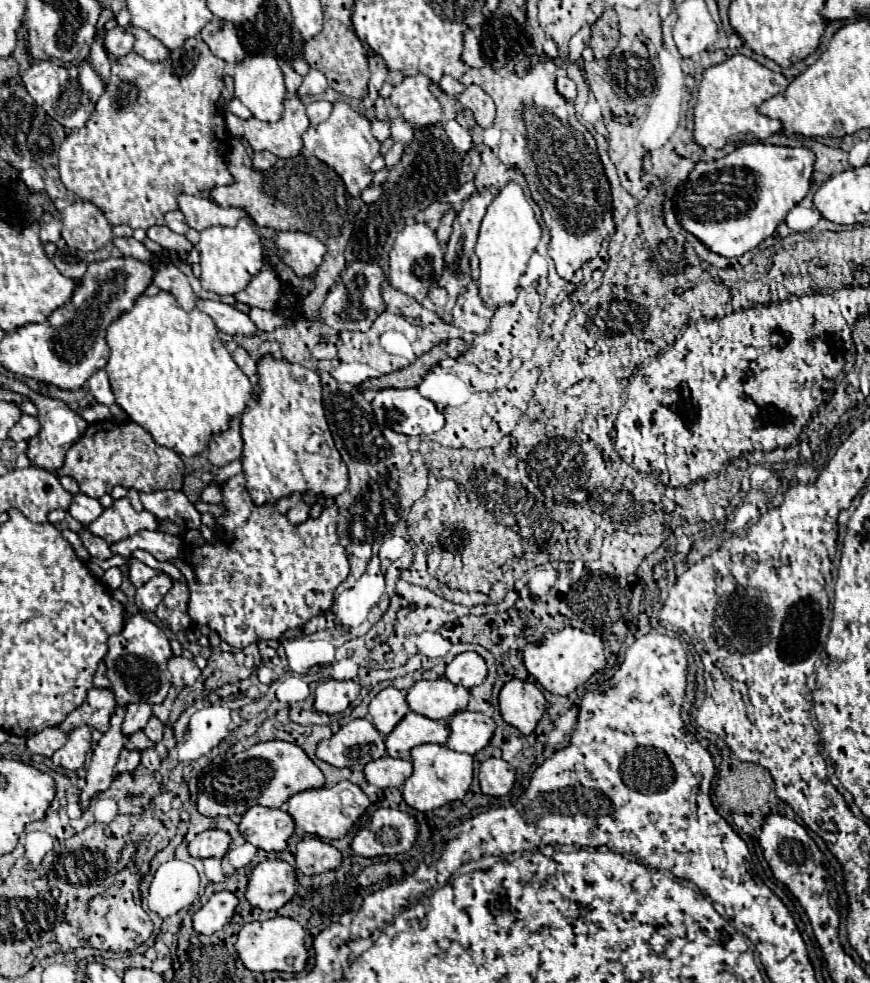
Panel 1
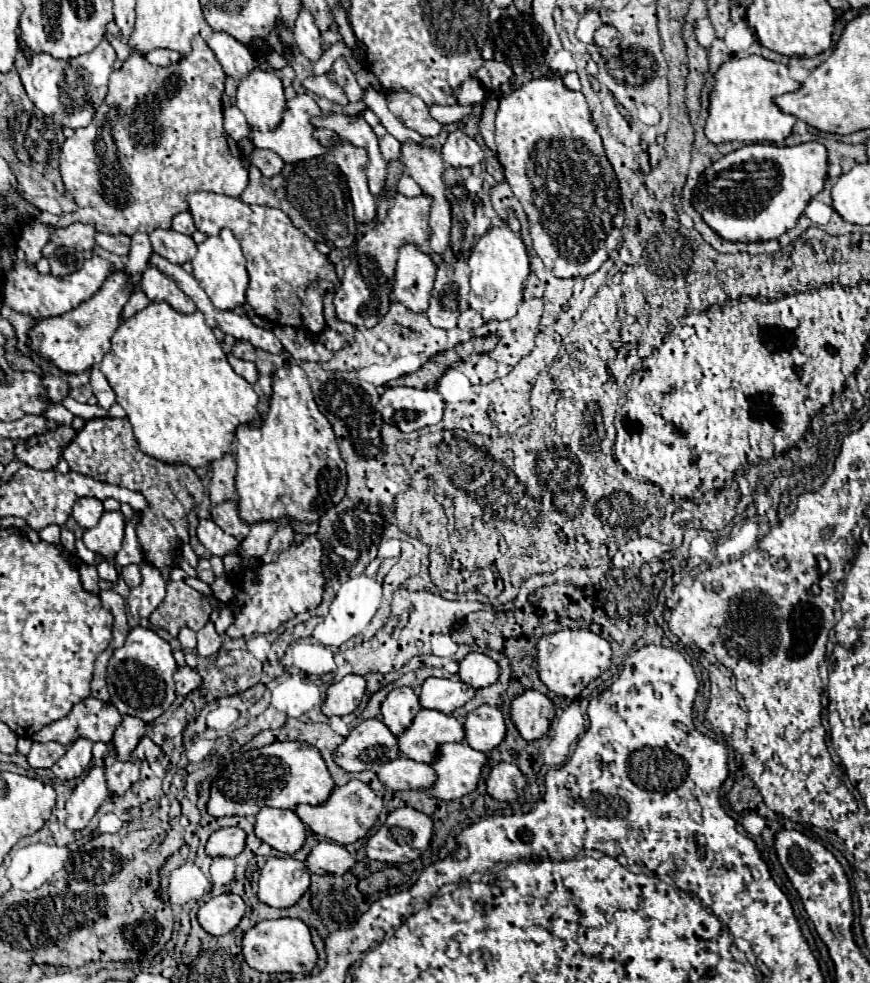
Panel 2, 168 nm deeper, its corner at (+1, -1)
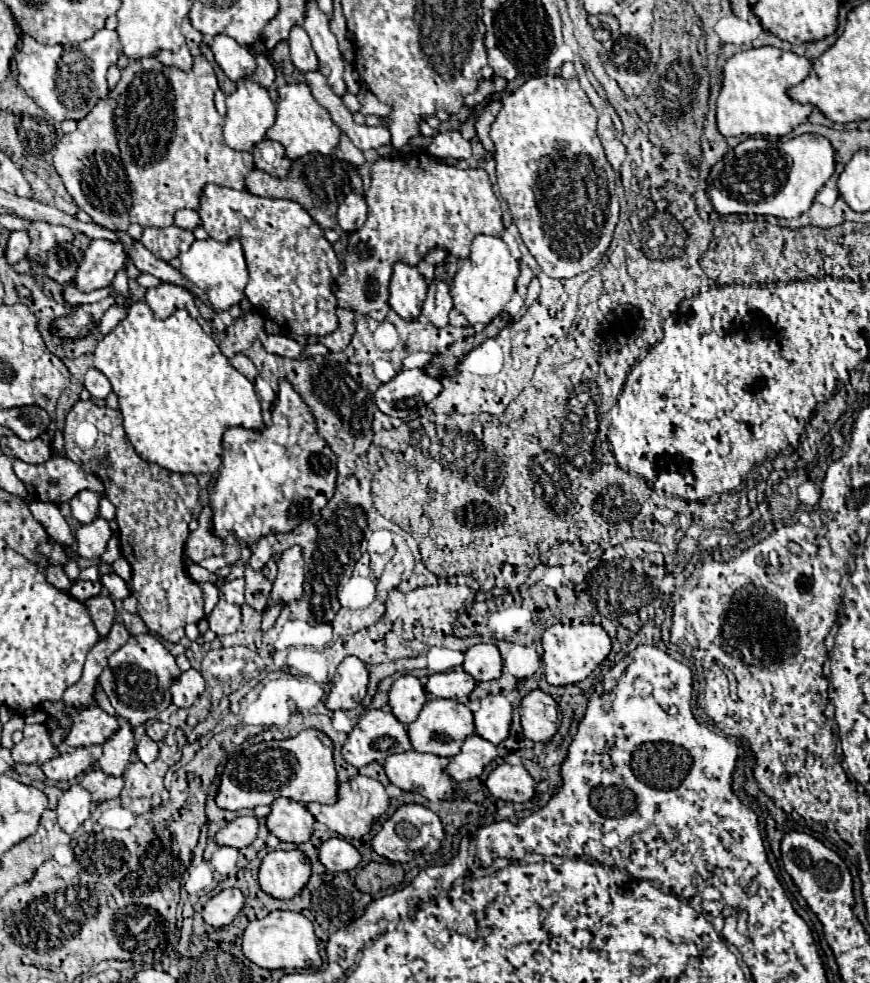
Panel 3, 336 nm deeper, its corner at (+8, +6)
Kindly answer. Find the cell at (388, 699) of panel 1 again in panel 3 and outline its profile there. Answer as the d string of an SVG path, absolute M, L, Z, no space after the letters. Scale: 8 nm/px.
M402 675L394 681L392 689L390 689L390 699L388 705L392 709L392 713L396 715L396 719L400 719L400 723L412 723L418 713L422 711L422 707L428 701L428 693L424 689L424 685L420 683L420 679L416 679L414 675Z

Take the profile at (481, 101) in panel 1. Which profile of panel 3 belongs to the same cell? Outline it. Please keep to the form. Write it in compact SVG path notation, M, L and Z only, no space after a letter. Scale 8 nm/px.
M484 109L484 113L482 113L482 115L478 117L478 121L476 121L476 131L478 131L480 143L482 143L484 149L490 151L490 153L494 153L494 143L490 141L490 135L488 135L492 123L494 123L494 115L490 113L490 109Z

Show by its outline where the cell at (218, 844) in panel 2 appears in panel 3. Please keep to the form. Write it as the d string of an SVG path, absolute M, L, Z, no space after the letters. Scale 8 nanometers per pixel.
M238 817L228 827L216 833L218 845L228 845L236 849L248 847L258 835L258 819L256 817Z

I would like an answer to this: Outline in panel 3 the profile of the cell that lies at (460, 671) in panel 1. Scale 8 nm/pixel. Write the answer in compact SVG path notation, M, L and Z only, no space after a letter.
M480 643L470 647L464 659L464 671L470 673L476 681L492 681L502 673L502 657L496 645Z

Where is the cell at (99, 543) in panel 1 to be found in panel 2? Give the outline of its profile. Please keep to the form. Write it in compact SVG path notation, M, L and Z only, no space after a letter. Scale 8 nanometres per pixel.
M109 560L99 562L97 564L97 572L99 572L99 578L103 578L103 580L109 580L109 582L117 580L117 570L115 570L115 566Z

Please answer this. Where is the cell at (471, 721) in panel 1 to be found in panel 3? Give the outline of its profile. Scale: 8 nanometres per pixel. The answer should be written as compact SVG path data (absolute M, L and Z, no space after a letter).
M488 695L480 701L480 709L474 713L476 733L490 743L502 743L512 725L512 703L504 695Z

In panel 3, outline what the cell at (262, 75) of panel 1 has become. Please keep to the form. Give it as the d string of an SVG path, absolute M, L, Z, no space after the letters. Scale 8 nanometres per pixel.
M244 79L238 83L238 89L226 97L226 117L224 117L224 141L230 149L252 151L256 143L266 139L266 131L272 127L276 117L276 107L268 97L268 91L258 83Z

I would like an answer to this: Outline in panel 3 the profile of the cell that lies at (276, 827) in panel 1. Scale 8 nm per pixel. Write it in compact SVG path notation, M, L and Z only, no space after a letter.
M280 797L274 805L272 805L272 813L268 815L268 829L270 833L274 833L280 841L288 841L288 843L304 843L310 839L310 835L314 833L314 815L306 809L304 803L298 801L290 801L286 797Z

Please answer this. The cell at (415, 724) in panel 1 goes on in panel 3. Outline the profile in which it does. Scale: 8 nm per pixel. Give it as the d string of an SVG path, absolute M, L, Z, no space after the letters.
M430 699L424 705L424 709L420 711L418 719L408 725L408 735L410 735L412 747L420 753L434 753L440 757L458 755L466 737L470 737L474 733L476 733L476 727L474 727L472 711L454 699Z

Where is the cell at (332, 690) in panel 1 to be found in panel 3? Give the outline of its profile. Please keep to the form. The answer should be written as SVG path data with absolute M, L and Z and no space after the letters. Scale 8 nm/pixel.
M346 657L334 675L330 695L326 699L326 707L336 709L356 709L364 699L368 689L368 669L358 657Z

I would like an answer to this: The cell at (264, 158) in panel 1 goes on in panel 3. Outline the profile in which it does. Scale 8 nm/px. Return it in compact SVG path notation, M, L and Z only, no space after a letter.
M262 141L254 147L254 165L260 171L266 171L274 177L284 179L292 167L292 161L286 157L284 147L278 141Z

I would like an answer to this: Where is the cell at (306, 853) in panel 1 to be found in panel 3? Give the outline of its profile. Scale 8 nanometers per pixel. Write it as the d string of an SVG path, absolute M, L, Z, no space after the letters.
M334 837L320 847L320 861L330 871L352 871L360 863L360 853L350 841Z

